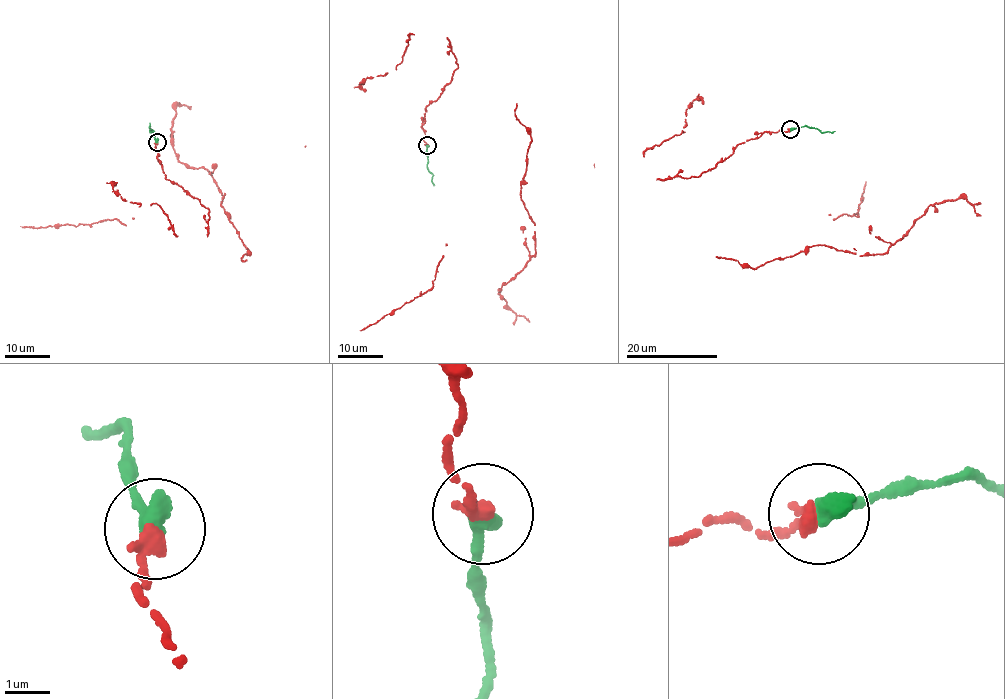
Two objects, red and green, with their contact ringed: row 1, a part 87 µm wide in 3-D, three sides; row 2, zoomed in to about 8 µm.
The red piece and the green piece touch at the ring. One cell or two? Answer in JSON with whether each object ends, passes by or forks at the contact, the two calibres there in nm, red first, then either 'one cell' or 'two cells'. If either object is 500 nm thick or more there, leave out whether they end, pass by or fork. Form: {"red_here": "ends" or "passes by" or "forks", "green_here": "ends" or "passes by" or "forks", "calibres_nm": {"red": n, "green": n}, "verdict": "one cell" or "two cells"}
{"red_here": "ends", "green_here": "ends", "calibres_nm": {"red": 340, "green": 460}, "verdict": "one cell"}

